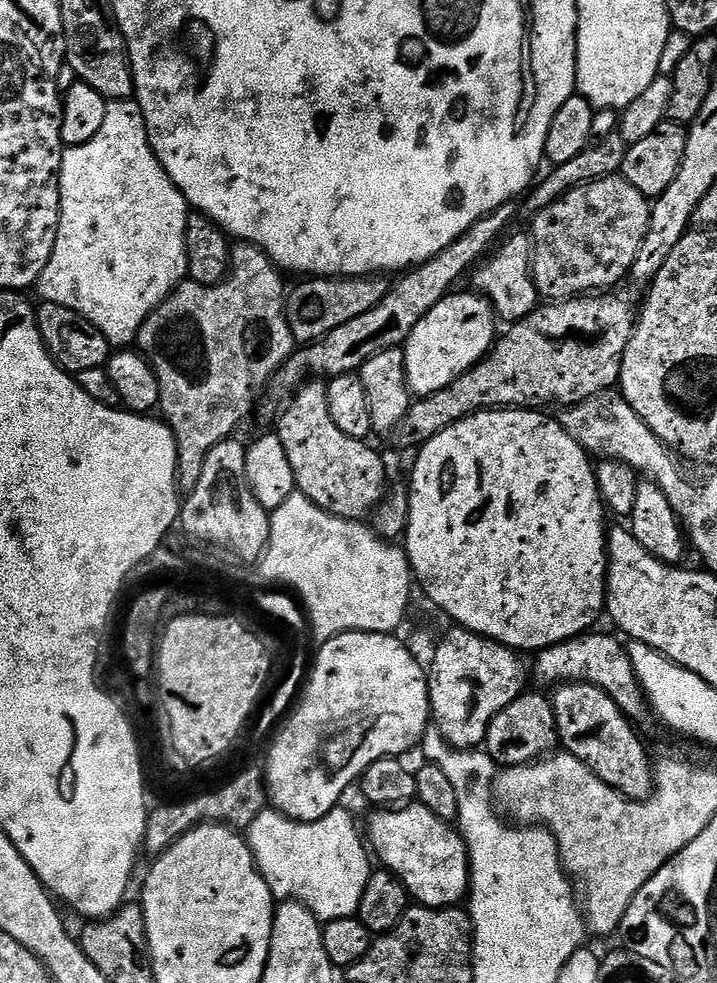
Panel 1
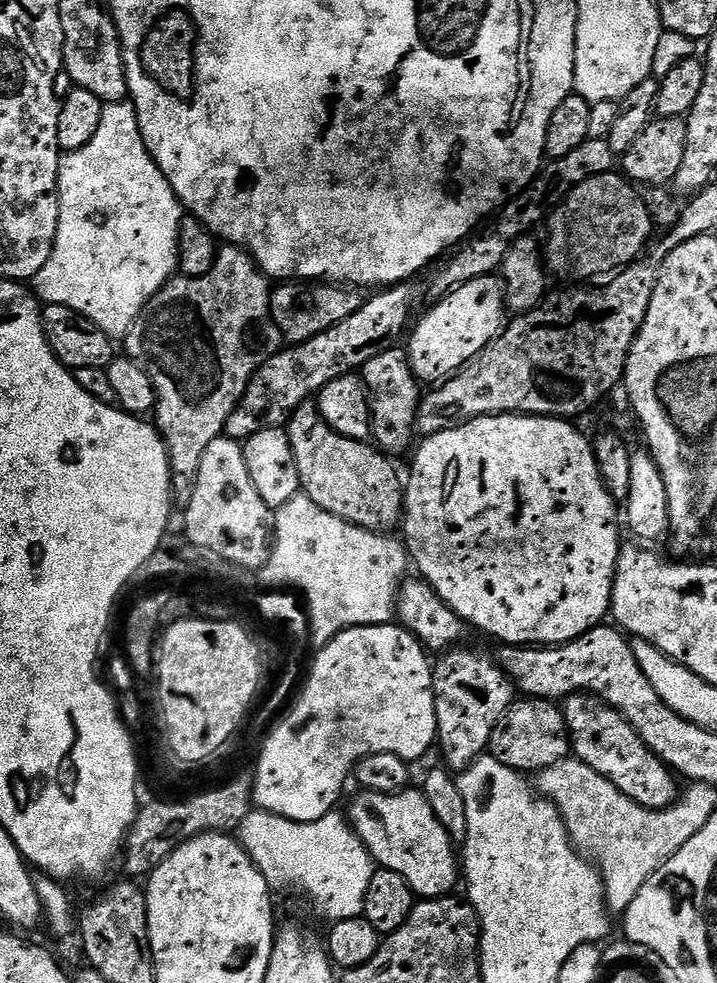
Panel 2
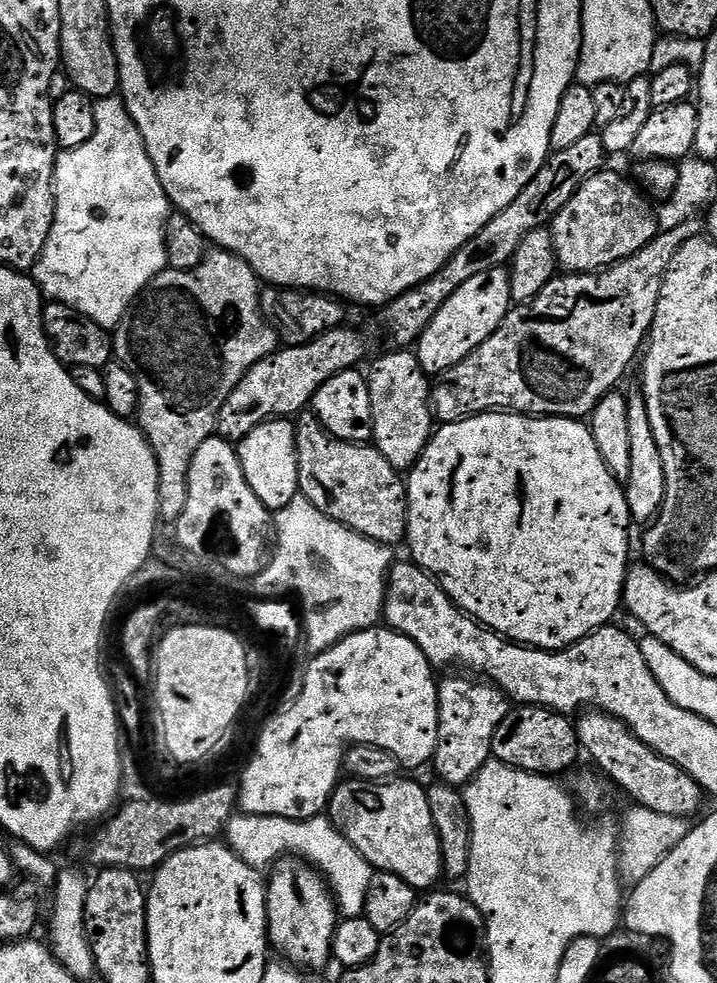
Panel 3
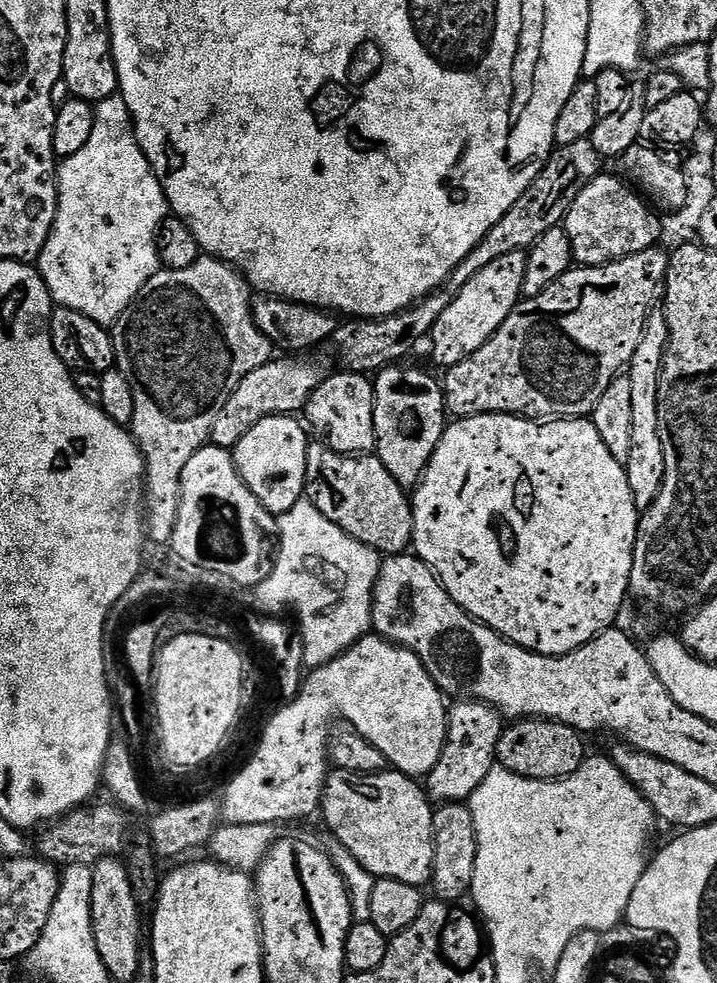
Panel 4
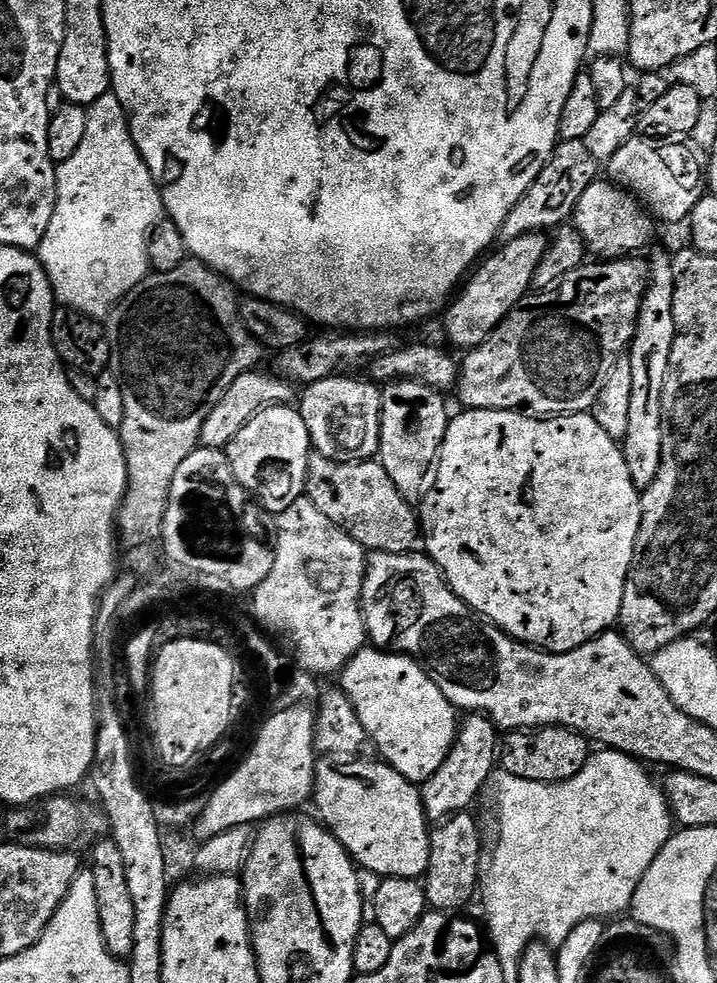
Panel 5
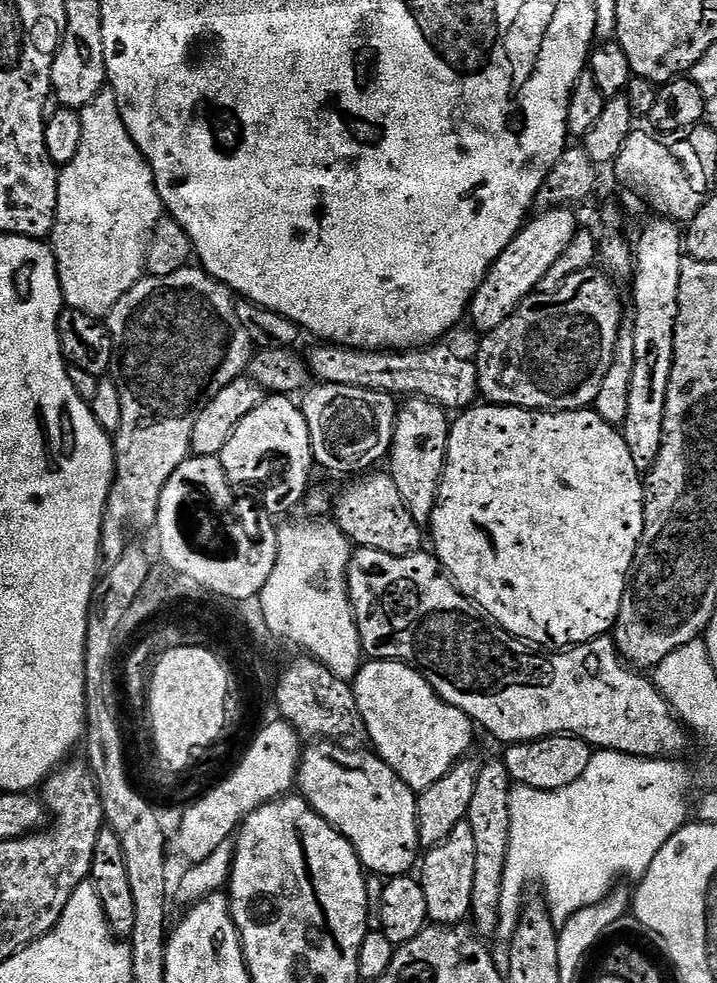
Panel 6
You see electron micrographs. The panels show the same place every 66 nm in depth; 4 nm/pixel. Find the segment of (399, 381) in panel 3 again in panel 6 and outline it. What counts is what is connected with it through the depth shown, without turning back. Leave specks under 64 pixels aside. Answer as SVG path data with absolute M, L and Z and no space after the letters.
M414 396L405 399L399 405L396 413L396 425L394 426L394 436L392 438L392 451L387 457L386 464L389 464L390 475L394 486L398 486L398 494L402 494L402 502L406 502L406 510L422 526L432 523L434 506L438 498L440 489L440 479L444 477L444 464L448 461L448 434L450 431L450 416L440 405L433 400L423 400L421 396Z

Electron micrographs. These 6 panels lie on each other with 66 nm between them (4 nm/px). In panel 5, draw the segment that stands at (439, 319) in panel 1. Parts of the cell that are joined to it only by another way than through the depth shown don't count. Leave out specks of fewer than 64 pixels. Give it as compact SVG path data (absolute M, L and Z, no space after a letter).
M532 232L529 236L514 238L514 242L509 244L501 243L467 277L466 283L459 289L458 295L451 301L450 307L443 317L443 319L445 318L444 328L448 331L449 342L447 341L447 343L453 349L477 348L520 305L521 300L529 295L532 279L542 258L548 253L549 243L549 237L542 232Z

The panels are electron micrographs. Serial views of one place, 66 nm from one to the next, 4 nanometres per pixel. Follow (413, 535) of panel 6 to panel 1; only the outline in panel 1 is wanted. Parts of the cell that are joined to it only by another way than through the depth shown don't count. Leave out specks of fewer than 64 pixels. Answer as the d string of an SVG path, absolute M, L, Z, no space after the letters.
M309 379L297 388L286 407L285 412L283 409L279 413L274 432L286 450L286 458L290 458L297 489L310 502L338 518L367 521L384 501L389 487L383 458L371 448L371 443L350 438L350 434L342 434L334 426L328 405L328 385L323 379Z

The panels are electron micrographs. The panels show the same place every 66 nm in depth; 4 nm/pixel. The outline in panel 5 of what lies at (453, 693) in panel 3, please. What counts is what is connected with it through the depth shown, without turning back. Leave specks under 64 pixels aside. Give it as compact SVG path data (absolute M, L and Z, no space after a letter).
M468 714L459 721L456 729L456 743L453 744L446 762L442 762L442 766L438 766L438 770L429 780L425 780L423 784L419 785L424 814L429 821L443 822L451 816L456 816L459 812L467 812L473 807L471 804L475 802L476 795L483 790L484 783L488 779L488 783L493 779L498 768L498 736L496 740L496 735L498 735L496 725L483 714Z

